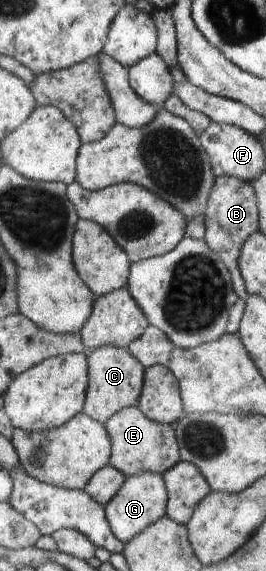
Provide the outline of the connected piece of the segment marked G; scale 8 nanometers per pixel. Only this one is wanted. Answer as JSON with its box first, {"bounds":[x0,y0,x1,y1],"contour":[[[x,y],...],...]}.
{"bounds":[105,472,169,544],"contour":[[[142,472],[127,477],[116,497],[105,506],[105,512],[115,536],[127,544],[147,527],[167,515],[168,502],[169,493],[163,476],[154,472]]]}

